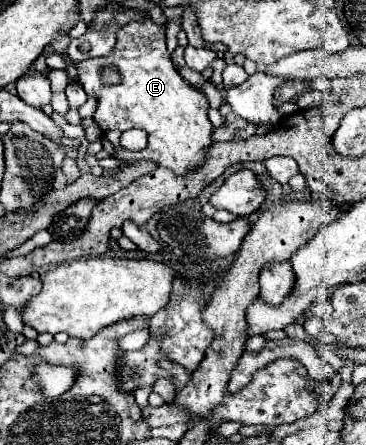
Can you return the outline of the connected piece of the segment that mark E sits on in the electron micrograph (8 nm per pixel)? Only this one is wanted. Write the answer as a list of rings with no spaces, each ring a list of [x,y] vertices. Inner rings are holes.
[[[144,19],[142,23],[130,23],[118,31],[118,41],[108,57],[92,58],[78,63],[78,83],[88,95],[98,95],[98,111],[94,113],[94,121],[100,125],[104,139],[108,139],[116,155],[124,161],[152,161],[158,167],[170,169],[174,175],[184,177],[190,171],[196,171],[206,161],[206,151],[212,145],[212,123],[208,119],[208,101],[202,91],[192,87],[188,81],[184,81],[178,71],[172,65],[170,51],[166,49],[166,27],[158,27],[152,23],[152,19]],[[116,65],[122,73],[122,83],[106,87],[100,83],[100,67]],[[126,129],[144,129],[148,133],[148,145],[142,151],[128,151],[120,147],[120,135]]]

